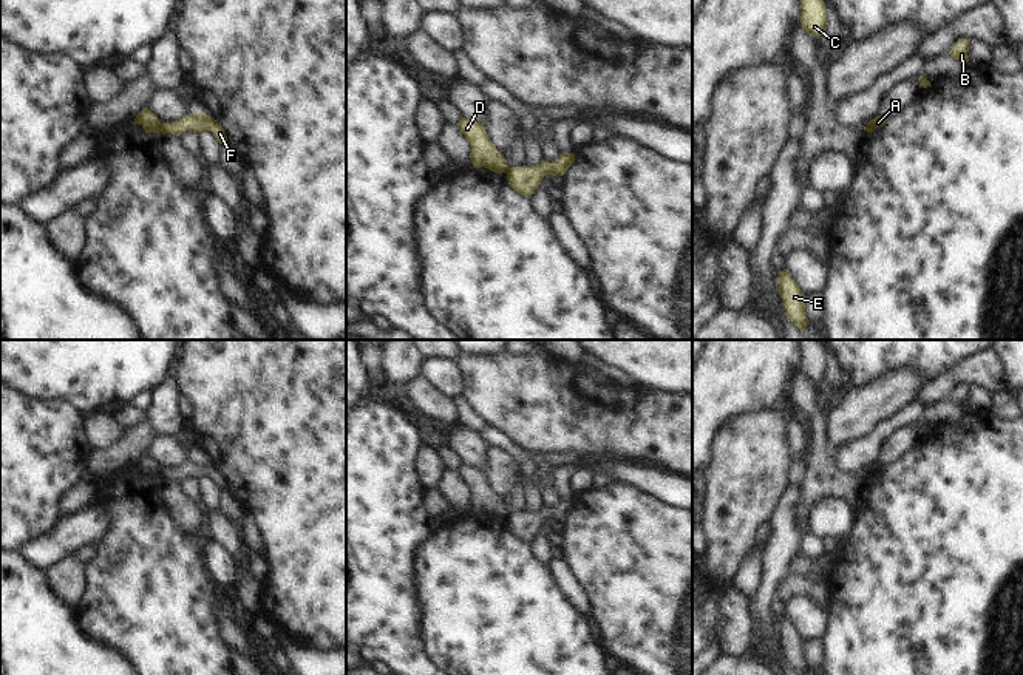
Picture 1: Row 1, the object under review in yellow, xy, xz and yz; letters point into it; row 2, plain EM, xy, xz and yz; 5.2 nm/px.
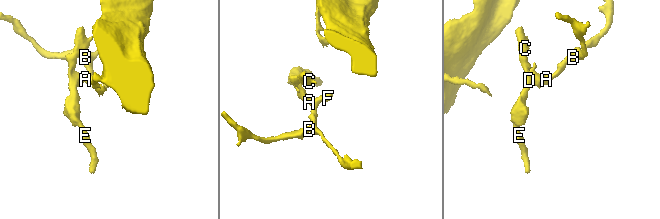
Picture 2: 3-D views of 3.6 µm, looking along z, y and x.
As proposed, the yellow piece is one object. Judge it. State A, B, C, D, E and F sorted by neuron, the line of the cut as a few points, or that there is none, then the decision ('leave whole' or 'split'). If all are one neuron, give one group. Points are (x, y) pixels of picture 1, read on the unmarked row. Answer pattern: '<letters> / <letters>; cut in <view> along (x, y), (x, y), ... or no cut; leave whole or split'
A B F / C D E; cut in xy along (161, 470), (158, 478); split

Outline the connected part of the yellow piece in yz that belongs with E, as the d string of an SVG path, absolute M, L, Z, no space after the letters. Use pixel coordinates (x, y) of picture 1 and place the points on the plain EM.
M787 615L779 619L777 629L779 641L785 653L785 661L794 669L794 672L805 675L810 670L804 649L805 641Z

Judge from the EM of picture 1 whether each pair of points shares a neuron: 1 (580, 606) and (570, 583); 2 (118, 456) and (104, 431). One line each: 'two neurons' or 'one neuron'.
1: one neuron
2: two neurons

